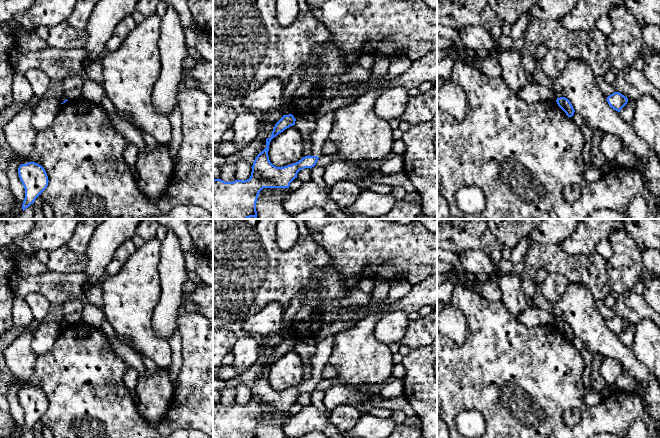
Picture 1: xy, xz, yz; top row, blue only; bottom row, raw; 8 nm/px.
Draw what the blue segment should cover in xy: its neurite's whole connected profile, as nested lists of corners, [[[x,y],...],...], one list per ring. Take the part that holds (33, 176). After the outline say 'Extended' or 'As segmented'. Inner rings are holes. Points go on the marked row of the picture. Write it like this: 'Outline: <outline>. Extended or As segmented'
Outline: [[[35,162],[21,164],[18,174],[25,189],[25,198],[22,204],[24,211],[47,188],[49,180],[45,169]]]. As segmented

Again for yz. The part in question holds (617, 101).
Outline: [[[614,92],[607,97],[607,102],[611,108],[620,112],[620,110],[627,104],[628,99],[619,92]]]. As segmented

